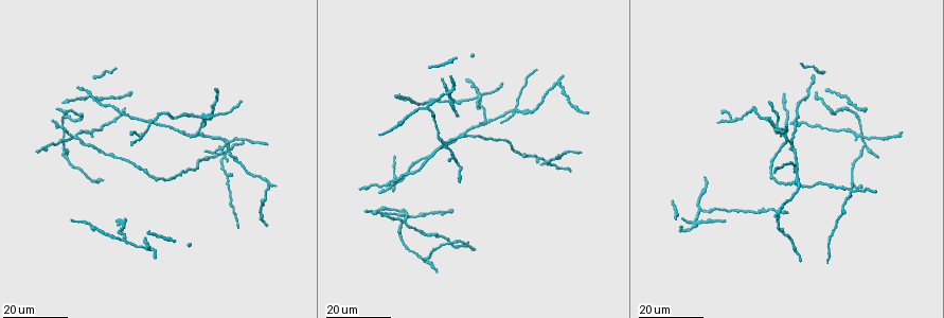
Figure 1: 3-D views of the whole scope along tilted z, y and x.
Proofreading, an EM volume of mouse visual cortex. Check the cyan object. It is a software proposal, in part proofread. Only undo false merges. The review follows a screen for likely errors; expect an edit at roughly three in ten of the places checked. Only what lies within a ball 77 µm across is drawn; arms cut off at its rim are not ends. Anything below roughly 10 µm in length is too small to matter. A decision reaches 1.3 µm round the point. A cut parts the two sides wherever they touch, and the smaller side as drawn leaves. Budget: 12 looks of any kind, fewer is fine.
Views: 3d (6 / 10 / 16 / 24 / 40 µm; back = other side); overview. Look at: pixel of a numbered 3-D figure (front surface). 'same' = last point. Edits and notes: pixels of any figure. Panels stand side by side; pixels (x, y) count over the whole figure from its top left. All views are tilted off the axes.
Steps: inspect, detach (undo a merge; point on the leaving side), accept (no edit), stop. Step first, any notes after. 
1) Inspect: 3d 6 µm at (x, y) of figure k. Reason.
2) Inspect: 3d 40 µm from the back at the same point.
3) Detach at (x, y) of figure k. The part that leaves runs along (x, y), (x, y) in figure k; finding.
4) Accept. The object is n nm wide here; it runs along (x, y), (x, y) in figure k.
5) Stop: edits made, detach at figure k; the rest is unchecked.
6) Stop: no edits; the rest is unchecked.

Inspect: 3d 16 µm at (134, 166) of figure 1. Thick turns thin.

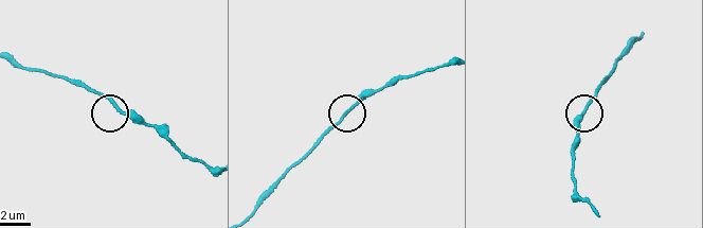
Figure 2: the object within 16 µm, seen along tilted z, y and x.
Inspect: 3d 6 µm at (117, 107) of figure 2.

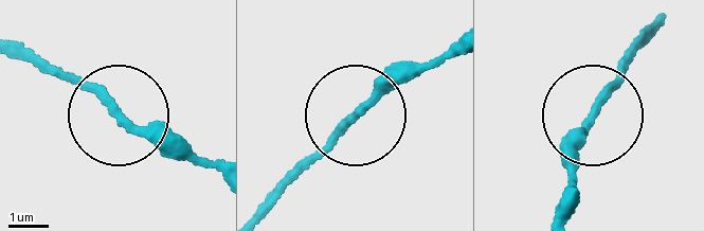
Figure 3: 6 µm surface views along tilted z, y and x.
Accept. It runs along (571, 207), (579, 147), (627, 50) in figure 3; all the same neuron.

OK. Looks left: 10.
Inspect: 3d 24 µm at (147, 122) of figure 1. Calibre changes.

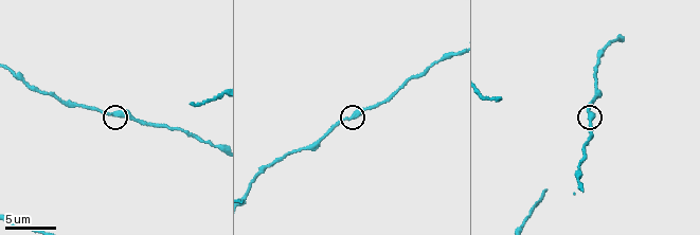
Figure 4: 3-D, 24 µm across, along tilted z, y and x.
Inspect: 3d 10 µm at (349, 117) of figure 4.

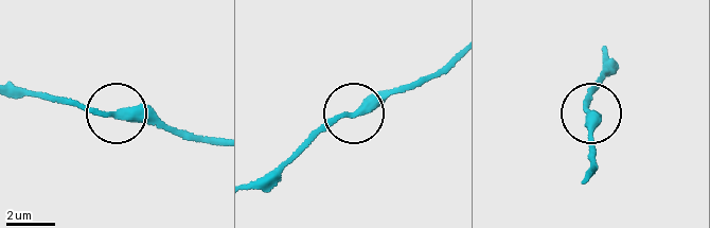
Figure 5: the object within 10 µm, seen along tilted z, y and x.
Inspect: 3d 10 µm from the back at (119, 116) of figure 5.

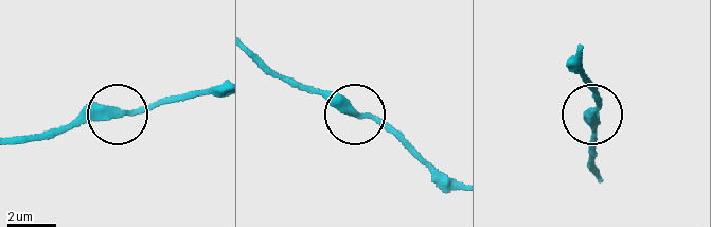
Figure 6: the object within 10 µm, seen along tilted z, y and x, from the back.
Accept. All the same neuron.

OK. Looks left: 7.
Inspect: 3d 24 µm at (798, 167) of figure 1. Looks like a crossing.

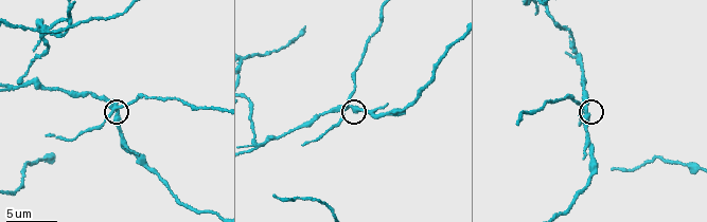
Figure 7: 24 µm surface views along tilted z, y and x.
Inspect: 3d 6 µm at (348, 106) of figure 7.

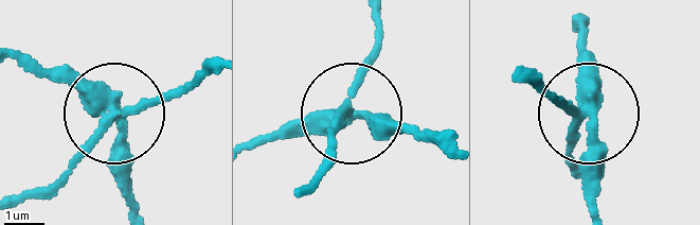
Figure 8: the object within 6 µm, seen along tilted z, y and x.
Detach at (158, 96) of figure 8. 4 arms meet here; the part that leaves runs along (113, 118), (213, 75) in figure 8; a second neuron is stuck on.

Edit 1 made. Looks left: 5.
Inspect: 3d 16 µm at (694, 223) of figure 1. Looks like a crossing.

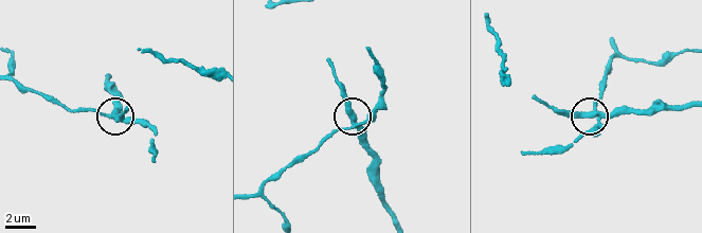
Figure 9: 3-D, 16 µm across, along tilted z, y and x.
Inspect: 3d 6 µm at (117, 111) of figure 9.

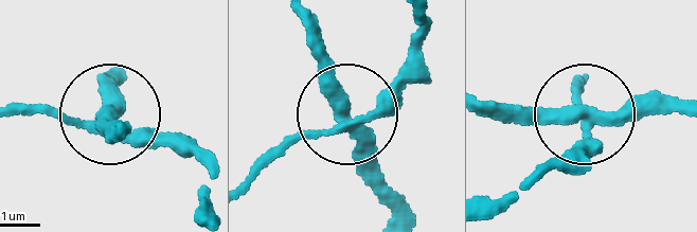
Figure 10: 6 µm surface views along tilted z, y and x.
Detach at (107, 90) of figure 10. The part that leaves runs along (344, 125), (391, 210) in figure 10; a second neuron is stuck on.

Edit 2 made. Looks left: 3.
Inspect: overview.

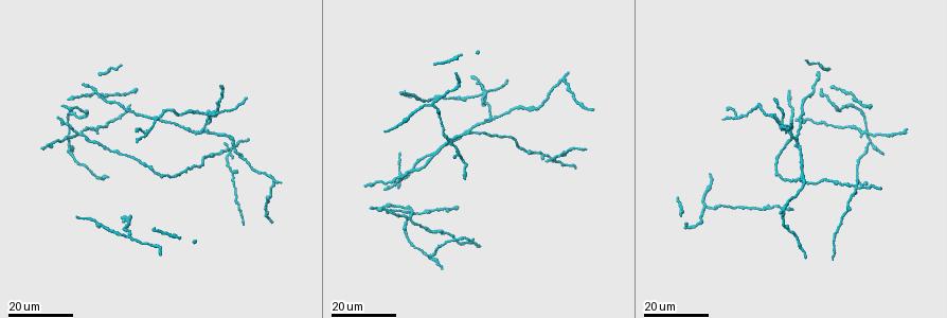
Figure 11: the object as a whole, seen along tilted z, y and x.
Inspect: 3d 24 µm at (708, 206) of figure 11. Three-way junction.

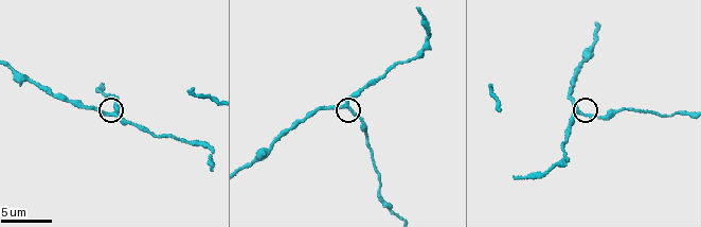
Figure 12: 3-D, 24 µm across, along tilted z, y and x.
Inspect: 3d 10 µm at (343, 106) of figure 12.

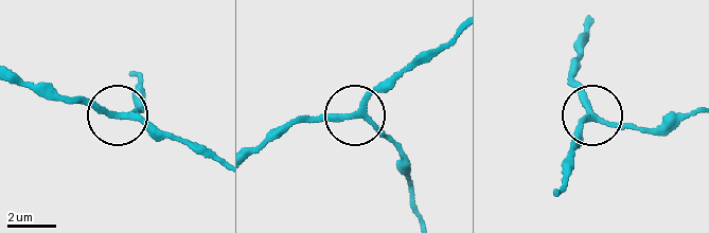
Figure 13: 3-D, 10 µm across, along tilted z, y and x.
Accept. 3 arms meet here; one neuron here.

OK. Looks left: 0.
Stop: edits made, detach at figure 8, detach at figure 10; the rest is unchecked.

